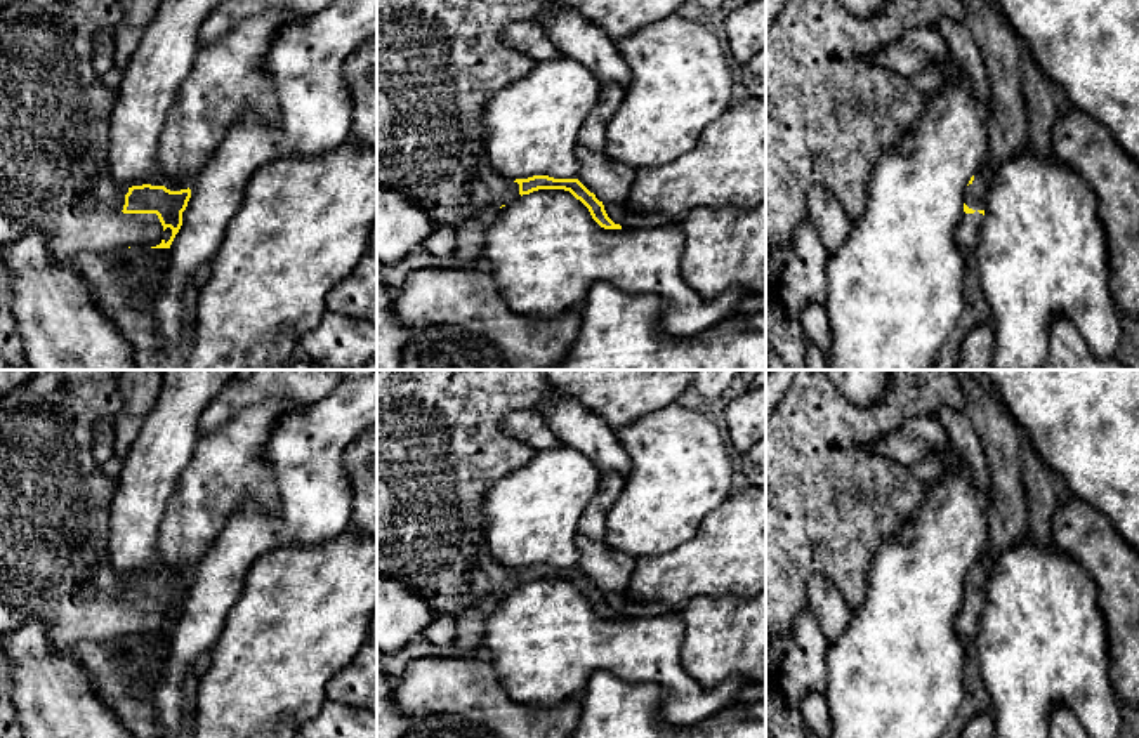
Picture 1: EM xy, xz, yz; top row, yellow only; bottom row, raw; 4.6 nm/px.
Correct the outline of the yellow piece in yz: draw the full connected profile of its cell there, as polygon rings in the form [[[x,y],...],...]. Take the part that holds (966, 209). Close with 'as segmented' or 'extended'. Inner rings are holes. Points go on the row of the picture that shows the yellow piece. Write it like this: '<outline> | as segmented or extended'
[[[983,168],[971,177],[965,188],[965,203],[960,221],[955,227],[955,243],[960,250],[978,248],[981,241],[981,229],[984,222],[984,207],[988,198],[988,170]]] | extended

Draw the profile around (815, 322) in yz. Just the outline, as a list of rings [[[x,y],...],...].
[[[816,302],[807,304],[800,314],[800,323],[806,332],[806,337],[811,339],[826,356],[830,346],[830,326],[823,304]]]

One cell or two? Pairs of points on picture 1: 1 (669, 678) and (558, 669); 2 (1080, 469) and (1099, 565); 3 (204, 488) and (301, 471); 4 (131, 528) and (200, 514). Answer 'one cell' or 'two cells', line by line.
1: one cell
2: two cells
3: two cells
4: two cells

